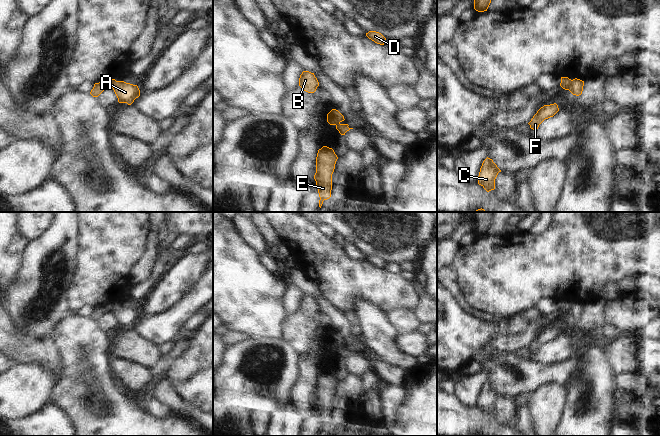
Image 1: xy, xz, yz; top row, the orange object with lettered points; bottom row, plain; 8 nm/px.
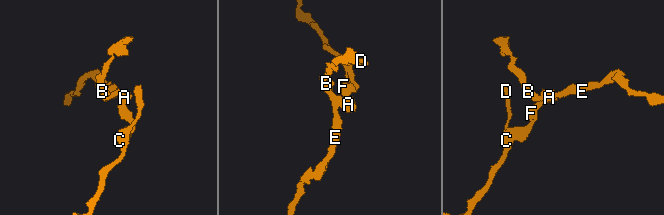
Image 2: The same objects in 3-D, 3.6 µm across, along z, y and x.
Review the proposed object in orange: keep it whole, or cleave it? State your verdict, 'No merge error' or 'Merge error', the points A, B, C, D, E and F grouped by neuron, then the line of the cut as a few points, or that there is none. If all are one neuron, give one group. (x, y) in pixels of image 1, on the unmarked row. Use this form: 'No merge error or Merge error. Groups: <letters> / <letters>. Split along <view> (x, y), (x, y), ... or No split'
Merge error. Groups: A C D F / B E. Split along yz (572, 304), (567, 313)

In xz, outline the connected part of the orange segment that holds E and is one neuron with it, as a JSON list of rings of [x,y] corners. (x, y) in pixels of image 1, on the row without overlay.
[[[323,370],[318,374],[316,381],[316,397],[314,403],[319,417],[319,431],[323,425],[331,421],[332,398],[338,381],[332,372]]]

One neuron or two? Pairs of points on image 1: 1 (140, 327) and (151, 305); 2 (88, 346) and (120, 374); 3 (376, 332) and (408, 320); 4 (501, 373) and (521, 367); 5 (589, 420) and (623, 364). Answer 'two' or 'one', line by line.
1: two
2: two
3: two
4: one
5: two

